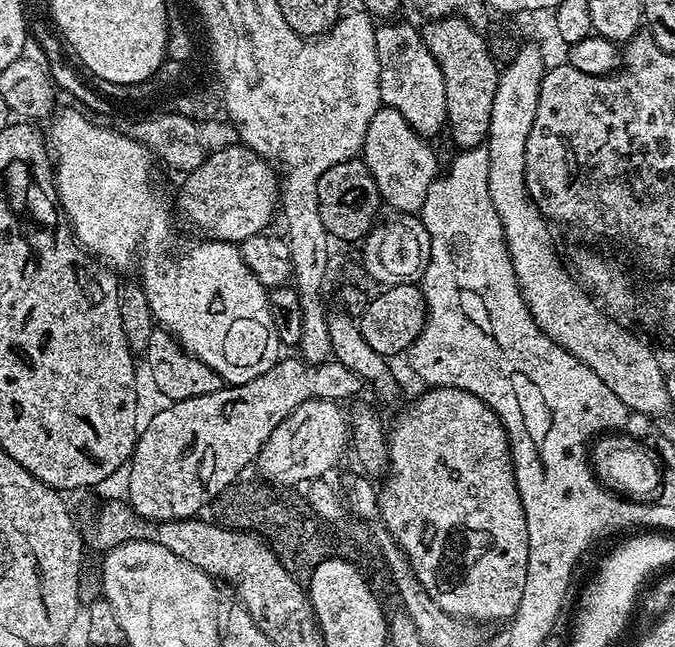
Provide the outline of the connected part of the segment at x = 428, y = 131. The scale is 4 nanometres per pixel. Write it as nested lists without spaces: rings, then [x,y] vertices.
[[[384,22],[376,29],[376,49],[380,67],[380,98],[383,107],[398,110],[406,122],[418,135],[433,138],[445,131],[448,115],[446,114],[446,82],[442,70],[424,45],[424,38],[419,27],[412,24]]]

